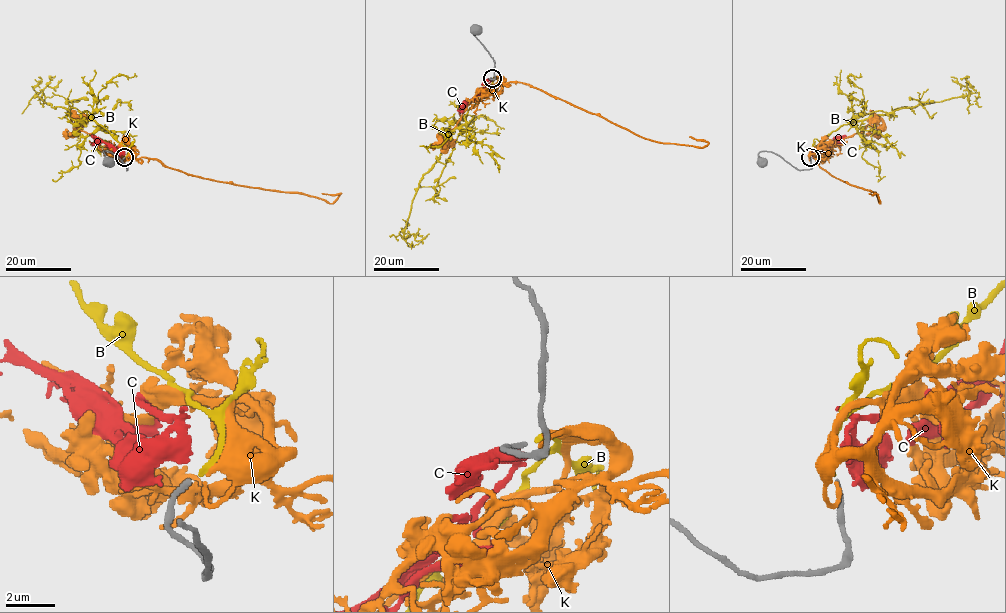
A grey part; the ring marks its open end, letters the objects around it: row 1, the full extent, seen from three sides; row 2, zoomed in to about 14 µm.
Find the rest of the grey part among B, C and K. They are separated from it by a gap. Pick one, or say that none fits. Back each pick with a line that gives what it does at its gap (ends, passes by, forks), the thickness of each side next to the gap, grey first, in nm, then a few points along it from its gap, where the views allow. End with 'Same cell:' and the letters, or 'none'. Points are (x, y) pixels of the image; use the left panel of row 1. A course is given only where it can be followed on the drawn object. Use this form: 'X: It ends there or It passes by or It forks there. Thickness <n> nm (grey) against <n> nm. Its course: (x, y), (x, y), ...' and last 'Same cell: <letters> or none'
B: It ends there. Thickness 180 nm (grey) against 240 nm. Its course: (125, 156), (128, 150), (102, 125), (82, 120), (80, 115), (55, 107), (36, 95), (61, 79)
Same cell: B

